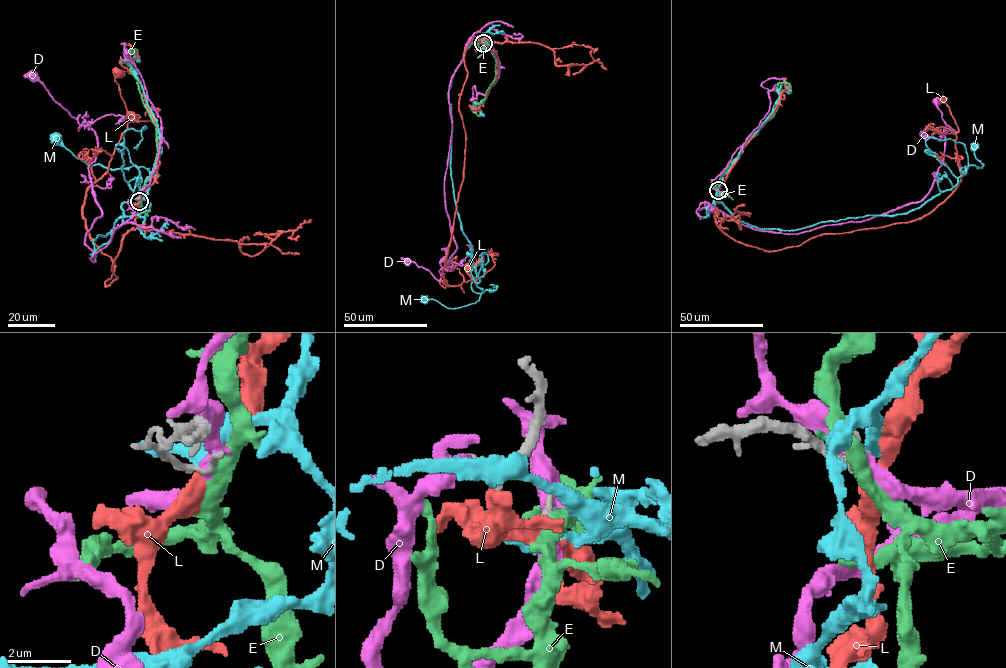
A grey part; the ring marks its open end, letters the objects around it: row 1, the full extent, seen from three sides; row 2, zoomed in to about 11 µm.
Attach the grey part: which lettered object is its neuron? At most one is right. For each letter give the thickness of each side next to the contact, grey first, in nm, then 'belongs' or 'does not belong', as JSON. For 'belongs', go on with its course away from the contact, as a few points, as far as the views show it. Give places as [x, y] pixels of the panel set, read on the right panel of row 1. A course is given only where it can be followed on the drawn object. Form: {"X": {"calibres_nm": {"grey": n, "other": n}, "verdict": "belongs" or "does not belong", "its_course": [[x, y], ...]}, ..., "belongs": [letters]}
{"D": {"calibres_nm": {"grey": 160, "other": 400}, "verdict": "does not belong"}, "E": {"calibres_nm": {"grey": 190, "other": 440}, "verdict": "does not belong"}, "L": {"calibres_nm": {"grey": 170, "other": 420}, "verdict": "does not belong"}, "M": {"calibres_nm": {"grey": 170, "other": 400}, "verdict": "does not belong"}, "belongs": []}

